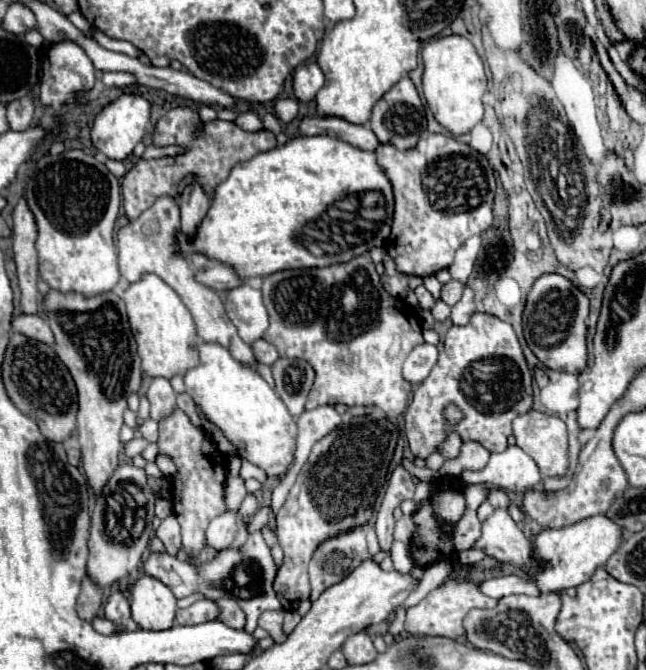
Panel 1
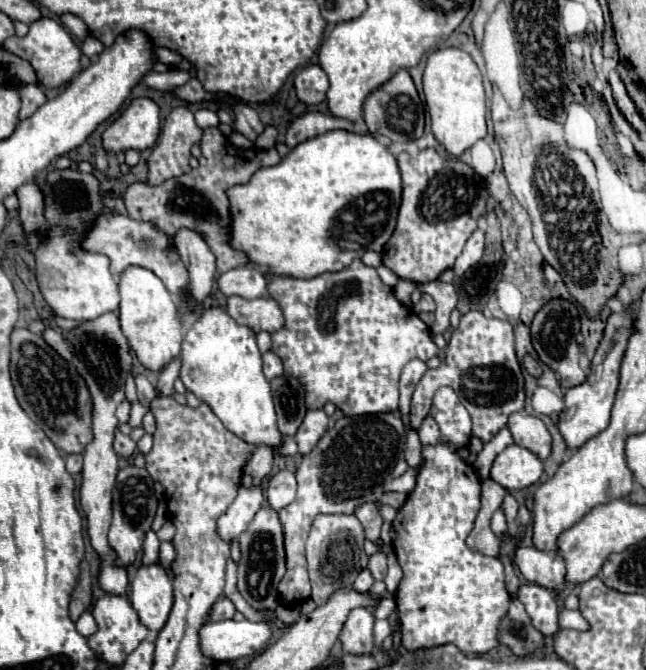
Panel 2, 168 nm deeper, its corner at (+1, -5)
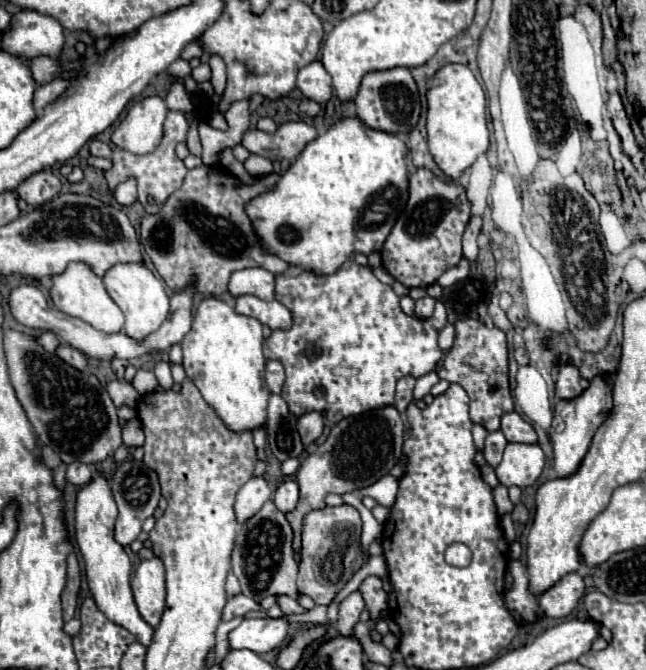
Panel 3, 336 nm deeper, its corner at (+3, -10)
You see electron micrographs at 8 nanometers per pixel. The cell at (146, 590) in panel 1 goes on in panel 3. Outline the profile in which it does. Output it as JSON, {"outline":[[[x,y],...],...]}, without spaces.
{"outline":[[[156,556],[142,560],[132,578],[132,592],[140,616],[156,628],[164,606],[166,606],[166,586],[164,586],[164,564]]]}

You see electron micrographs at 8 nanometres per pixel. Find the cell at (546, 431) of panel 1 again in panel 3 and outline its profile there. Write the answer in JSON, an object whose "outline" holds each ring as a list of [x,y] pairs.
{"outline":[[[516,412],[502,416],[502,432],[508,442],[520,442],[520,444],[536,444],[536,432],[534,428]]]}

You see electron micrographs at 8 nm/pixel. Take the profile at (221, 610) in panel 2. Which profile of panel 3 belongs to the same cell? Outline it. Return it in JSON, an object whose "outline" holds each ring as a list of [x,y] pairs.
{"outline":[[[238,594],[238,596],[228,598],[228,602],[222,610],[222,620],[232,620],[234,616],[244,616],[252,610],[260,610],[258,602],[254,602],[252,598],[246,598],[244,594]]]}

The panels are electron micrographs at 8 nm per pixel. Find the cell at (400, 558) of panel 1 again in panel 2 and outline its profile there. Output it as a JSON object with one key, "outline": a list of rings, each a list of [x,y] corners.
{"outline":[[[390,553],[390,555],[388,555],[388,575],[386,575],[384,583],[386,583],[386,587],[388,587],[388,591],[390,591],[392,595],[396,593],[400,579],[402,579],[402,569],[400,569],[400,565],[398,565],[398,561],[396,561],[396,555]]]}

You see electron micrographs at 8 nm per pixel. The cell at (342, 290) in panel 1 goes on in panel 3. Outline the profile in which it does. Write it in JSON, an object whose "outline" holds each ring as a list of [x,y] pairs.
{"outline":[[[354,260],[342,264],[342,268],[330,276],[316,276],[306,270],[290,276],[278,274],[276,300],[292,312],[292,328],[272,332],[272,336],[264,340],[264,356],[282,362],[286,370],[282,398],[290,404],[294,416],[326,410],[330,424],[336,424],[348,416],[392,406],[396,382],[402,376],[412,374],[418,378],[434,370],[442,360],[436,338],[446,324],[446,308],[436,304],[434,316],[428,320],[406,316],[400,310],[400,298],[392,286],[382,284],[368,266],[360,266]]]}

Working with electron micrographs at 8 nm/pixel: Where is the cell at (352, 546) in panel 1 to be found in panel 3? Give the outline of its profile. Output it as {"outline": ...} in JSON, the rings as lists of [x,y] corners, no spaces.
{"outline":[[[326,506],[324,510],[314,510],[304,518],[302,530],[302,562],[298,568],[298,590],[310,596],[316,604],[328,606],[344,584],[360,570],[364,564],[360,548],[360,514],[354,506]]]}

